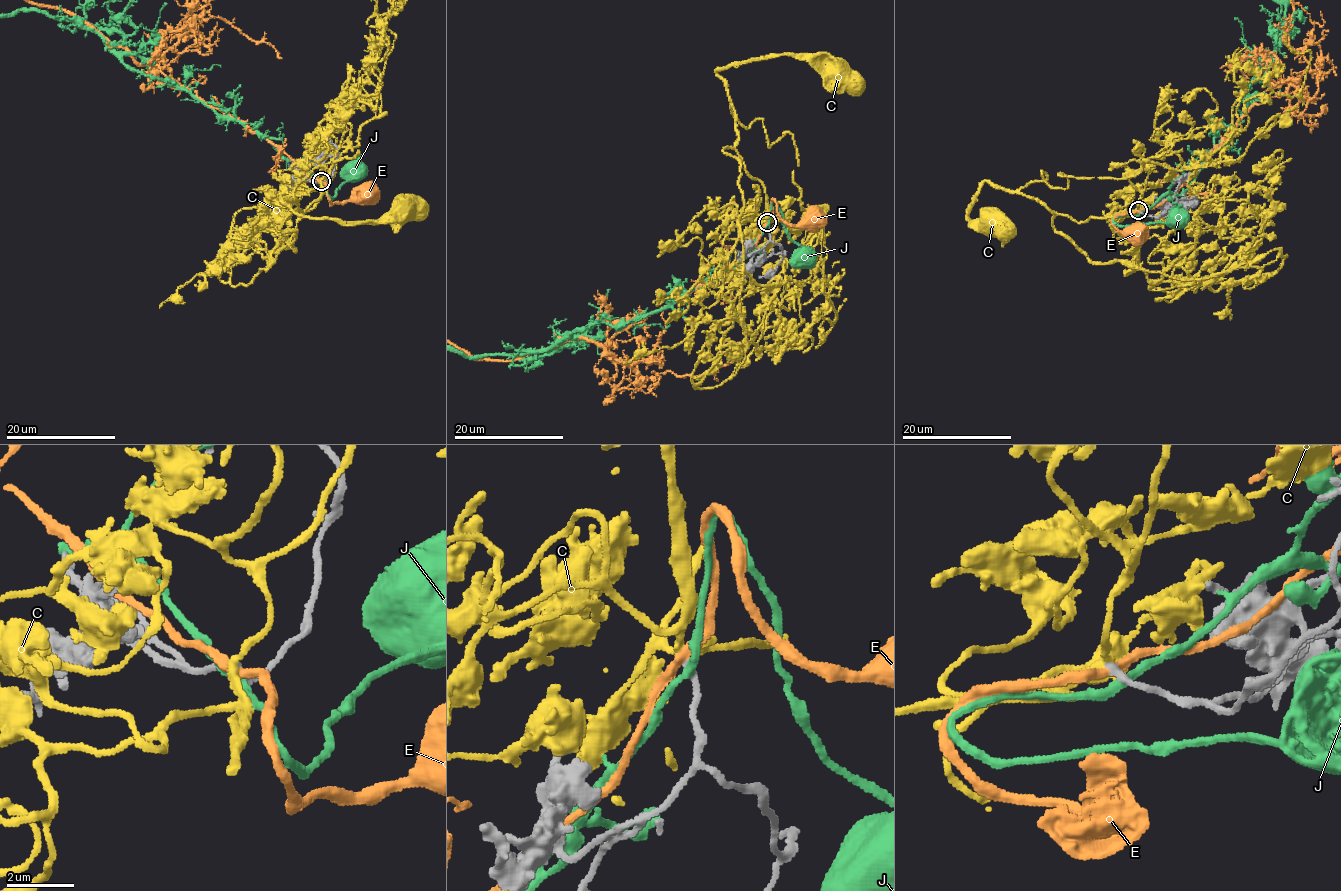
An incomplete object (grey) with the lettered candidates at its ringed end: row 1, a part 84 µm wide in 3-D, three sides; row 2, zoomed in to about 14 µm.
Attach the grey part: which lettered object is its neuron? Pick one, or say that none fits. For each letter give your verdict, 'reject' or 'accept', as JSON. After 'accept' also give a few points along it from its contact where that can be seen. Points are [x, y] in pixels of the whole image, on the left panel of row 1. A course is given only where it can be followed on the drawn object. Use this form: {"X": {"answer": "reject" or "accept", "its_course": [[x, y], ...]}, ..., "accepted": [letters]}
{"C": {"answer": "accept", "its_course": [[321, 181], [320, 198], [302, 213], [297, 201], [282, 200], [304, 216], [347, 221], [403, 207]]}, "E": {"answer": "reject"}, "J": {"answer": "reject"}, "accepted": ["C"]}

